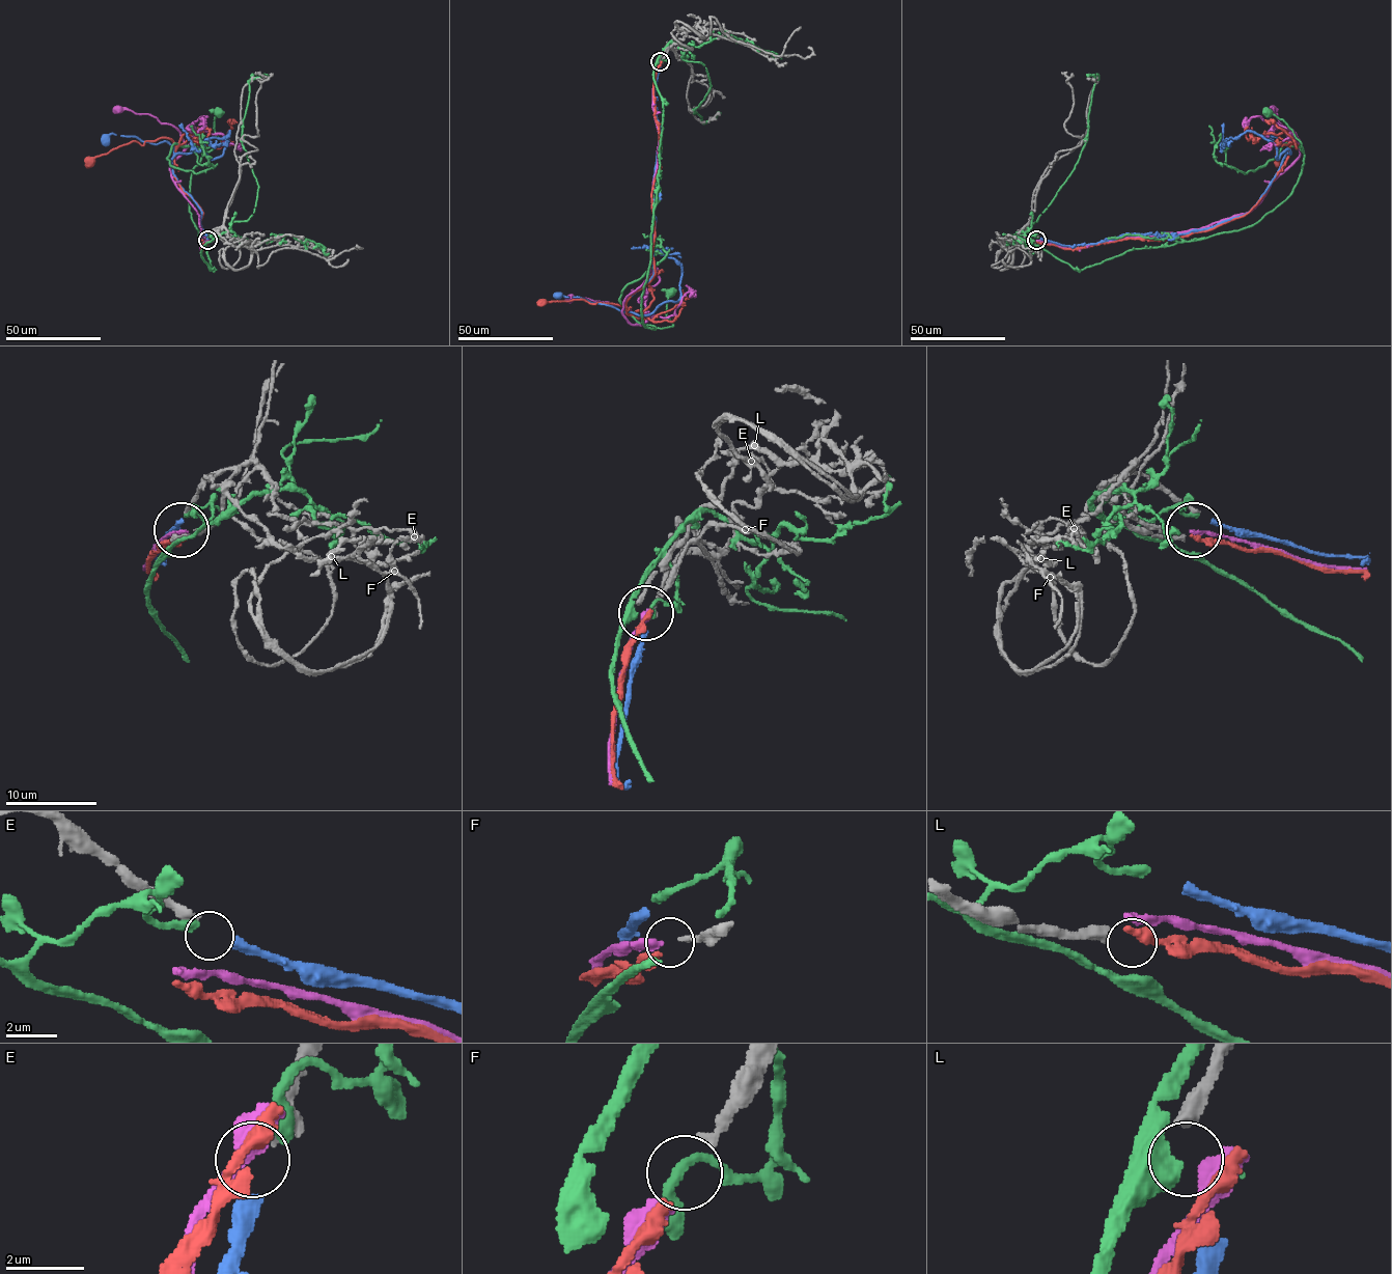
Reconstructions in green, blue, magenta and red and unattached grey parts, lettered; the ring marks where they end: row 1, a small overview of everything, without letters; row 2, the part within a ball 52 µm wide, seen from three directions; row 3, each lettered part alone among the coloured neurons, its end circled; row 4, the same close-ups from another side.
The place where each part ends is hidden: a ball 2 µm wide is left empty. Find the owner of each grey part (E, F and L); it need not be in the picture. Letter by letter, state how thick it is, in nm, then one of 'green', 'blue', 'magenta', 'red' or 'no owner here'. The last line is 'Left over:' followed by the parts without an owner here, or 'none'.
E: calibre 420 nm; blue
F: calibre 240 nm; magenta
L: calibre 440 nm; no owner here
Left over: L

